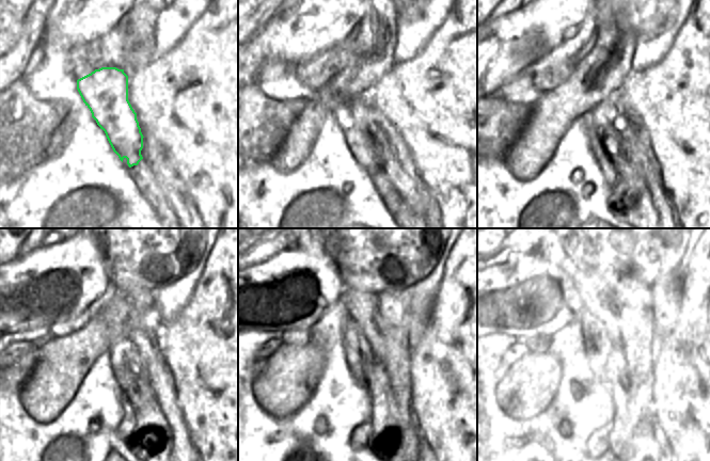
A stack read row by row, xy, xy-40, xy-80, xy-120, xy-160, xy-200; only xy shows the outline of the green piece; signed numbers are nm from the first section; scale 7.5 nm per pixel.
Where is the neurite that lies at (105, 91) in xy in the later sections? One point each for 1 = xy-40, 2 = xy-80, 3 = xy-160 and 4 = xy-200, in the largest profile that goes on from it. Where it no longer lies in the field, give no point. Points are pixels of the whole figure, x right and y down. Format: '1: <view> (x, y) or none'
1: xy-40 (360, 122)
2: xy-80 (604, 123)
3: xy-160 (358, 350)
4: xy-200 (592, 340)

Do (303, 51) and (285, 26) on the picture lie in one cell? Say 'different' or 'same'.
same

